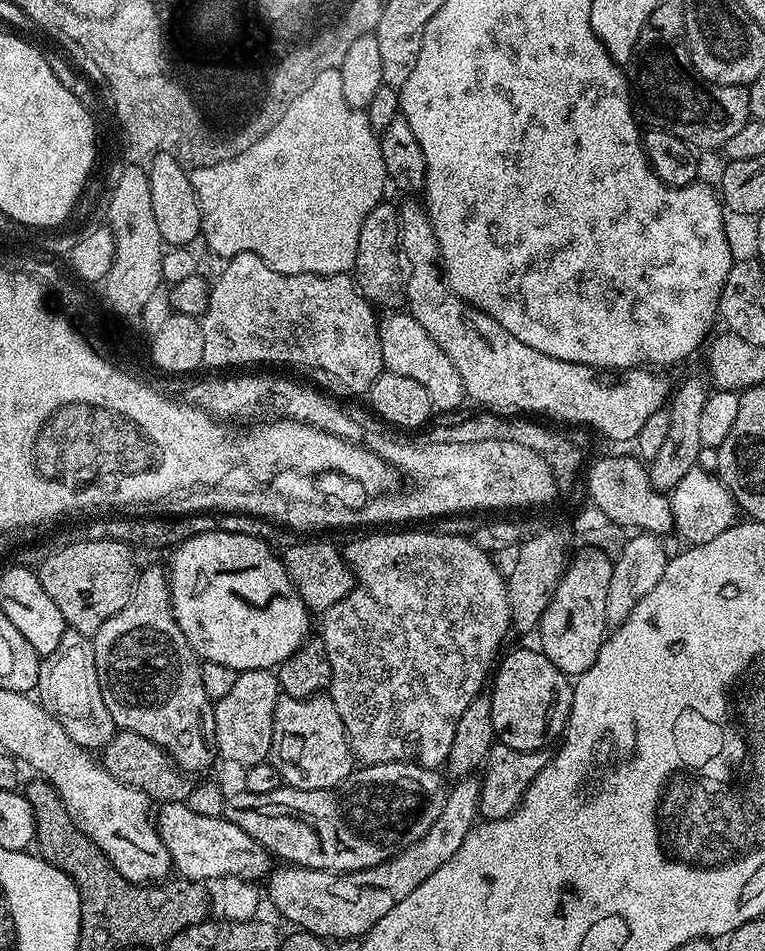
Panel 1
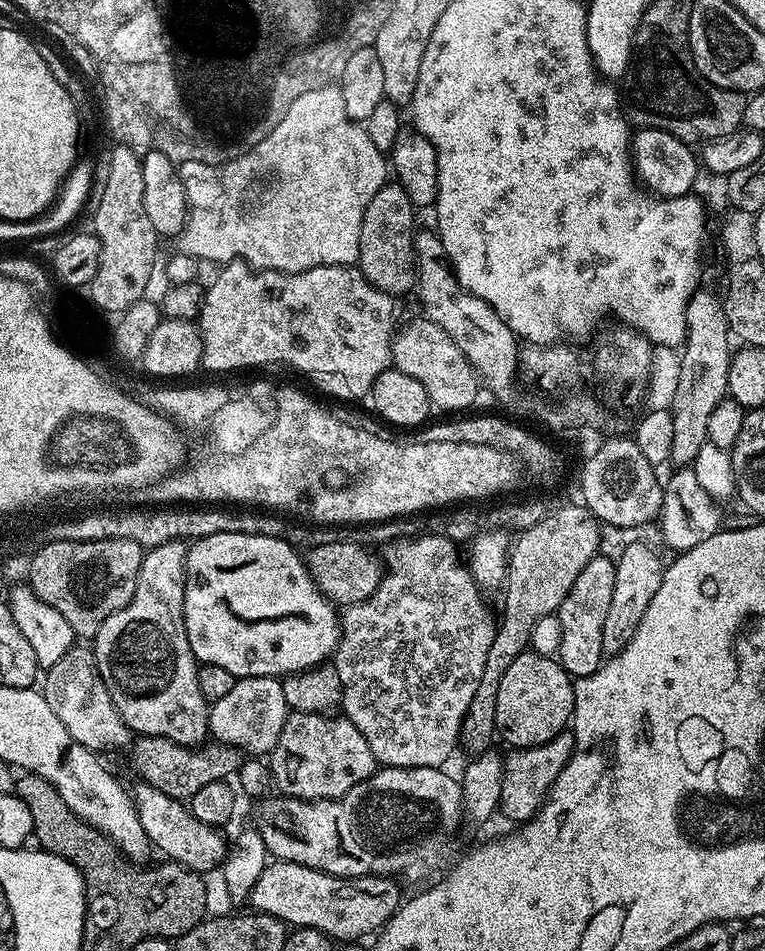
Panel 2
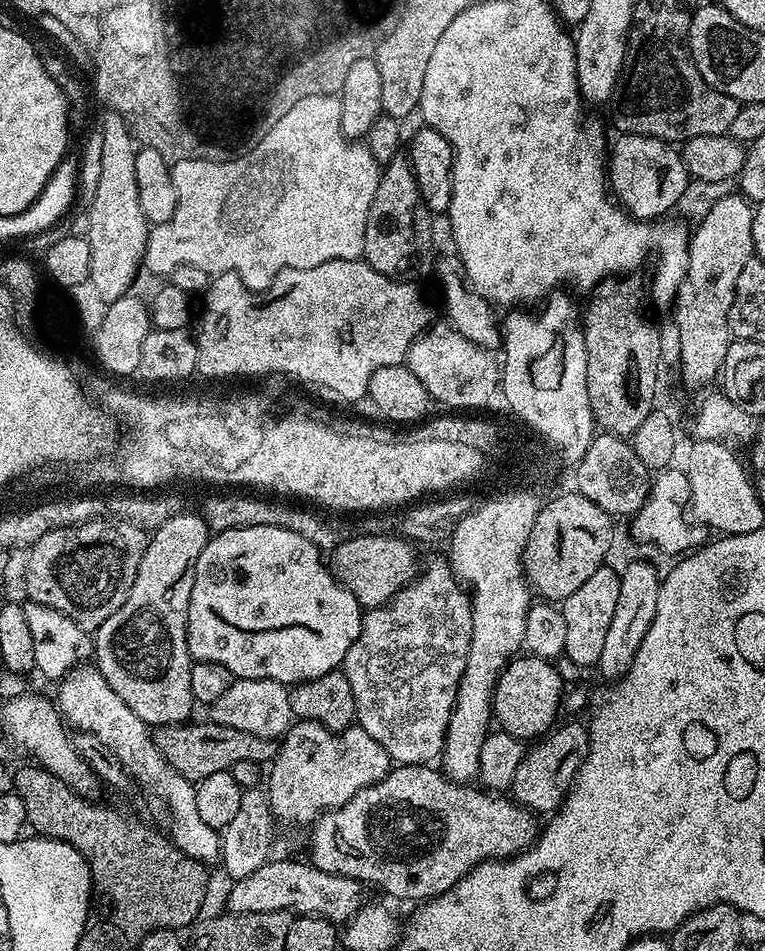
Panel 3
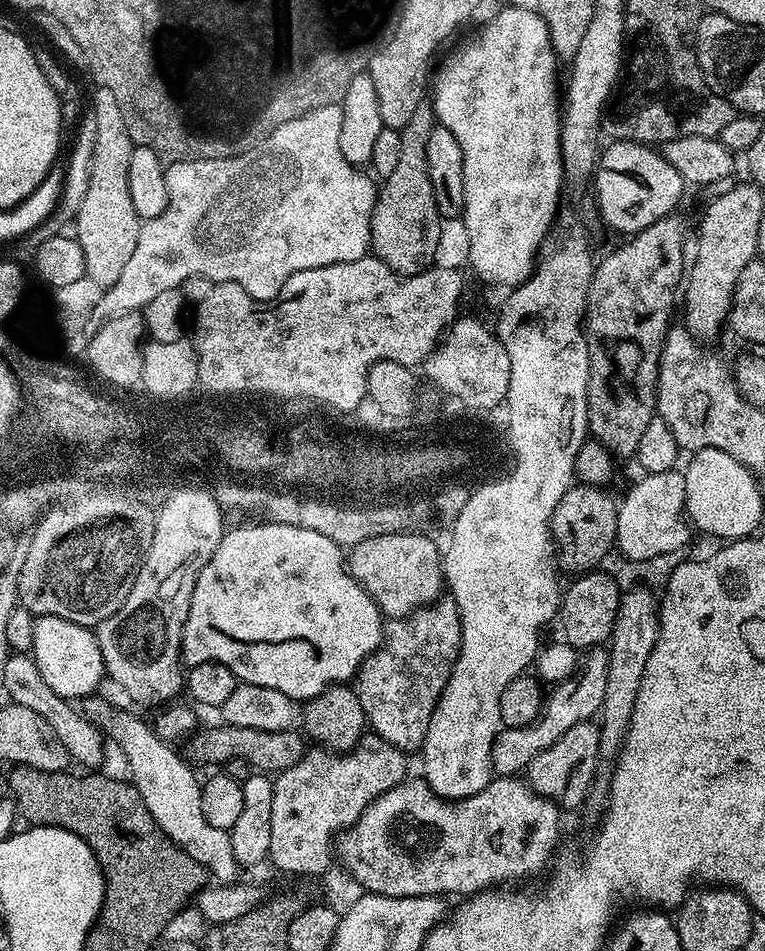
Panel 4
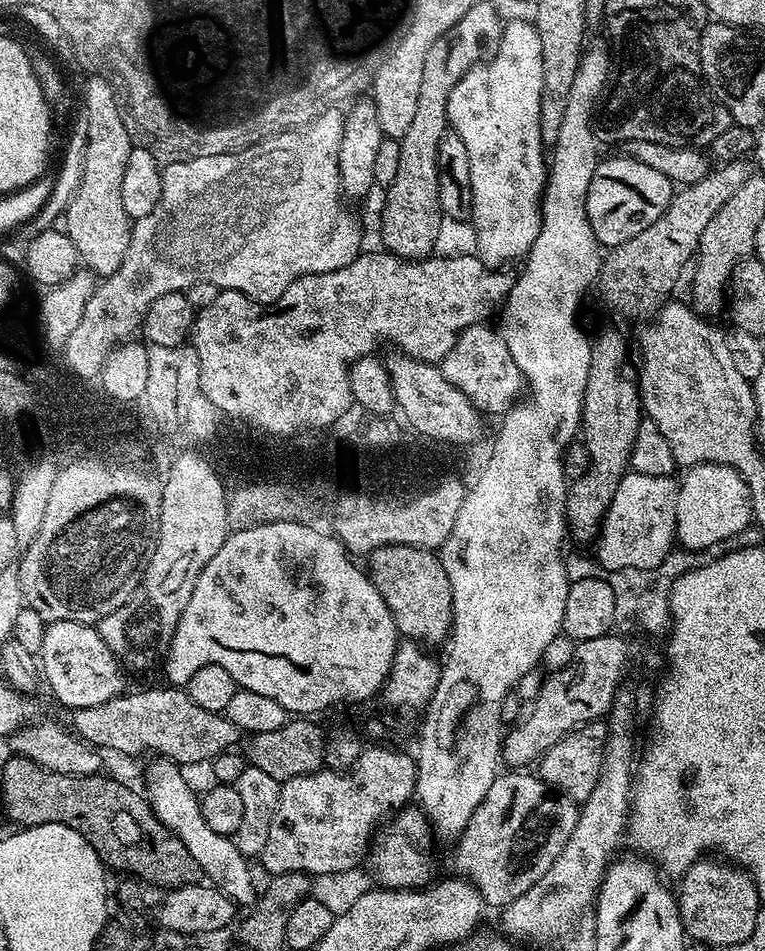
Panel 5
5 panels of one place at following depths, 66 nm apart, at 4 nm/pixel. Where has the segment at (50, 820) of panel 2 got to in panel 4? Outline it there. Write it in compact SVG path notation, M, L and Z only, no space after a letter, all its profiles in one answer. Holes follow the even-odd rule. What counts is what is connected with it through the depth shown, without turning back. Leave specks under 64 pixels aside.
M13 767L12 772L8 776L8 784L12 787L10 792L11 799L16 801L16 810L21 817L28 819L27 823L32 826L38 826L41 820L44 820L41 828L65 828L74 834L78 834L78 838L82 838L90 846L90 850L96 855L96 861L100 864L100 869L104 875L104 900L108 904L108 920L112 920L112 912L116 912L116 920L136 920L136 896L140 896L140 920L148 920L148 924L152 924L152 928L156 928L156 920L160 920L163 928L167 929L172 924L172 919L187 906L188 903L195 901L200 893L204 891L209 883L210 877L208 871L198 862L194 862L194 858L190 858L190 854L186 854L186 850L182 850L170 838L166 838L166 834L160 827L152 821L150 810L146 810L146 802L142 802L142 794L138 794L135 784L127 779L115 780L112 776L96 776L100 774L84 774L88 776L72 776L71 771L67 772L47 772L46 770L34 770L33 768Z

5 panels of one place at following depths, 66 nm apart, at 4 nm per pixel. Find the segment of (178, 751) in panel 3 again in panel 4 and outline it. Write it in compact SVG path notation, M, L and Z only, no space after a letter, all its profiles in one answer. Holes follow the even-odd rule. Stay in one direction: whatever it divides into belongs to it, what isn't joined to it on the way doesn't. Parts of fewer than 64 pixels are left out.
M223 722L217 723L217 725L217 728L208 728L205 732L197 731L187 741L189 744L186 756L189 761L195 762L197 765L200 763L223 766L229 760L242 758L242 762L249 764L257 773L279 774L290 766L294 766L294 762L301 760L306 751L305 737L296 730L271 732L270 730L250 730L246 726L230 726Z

